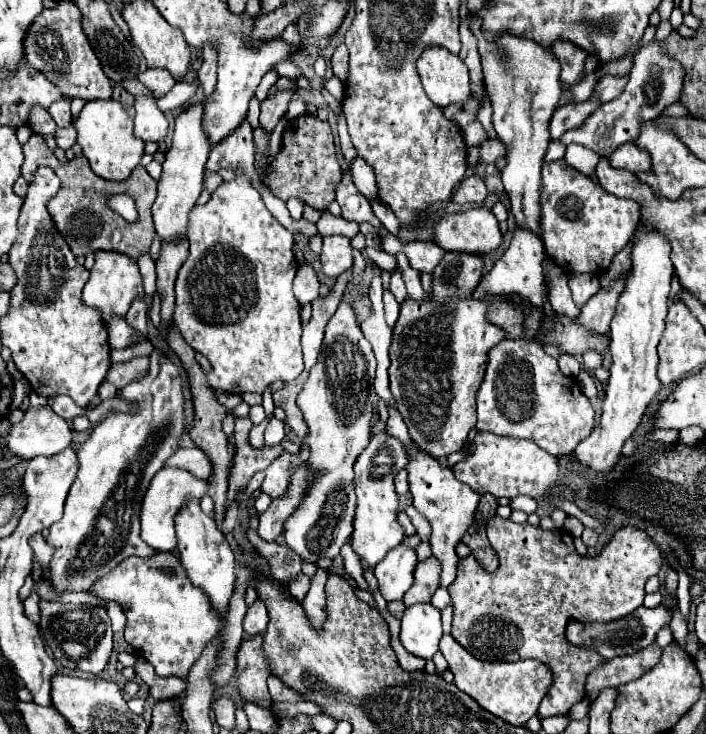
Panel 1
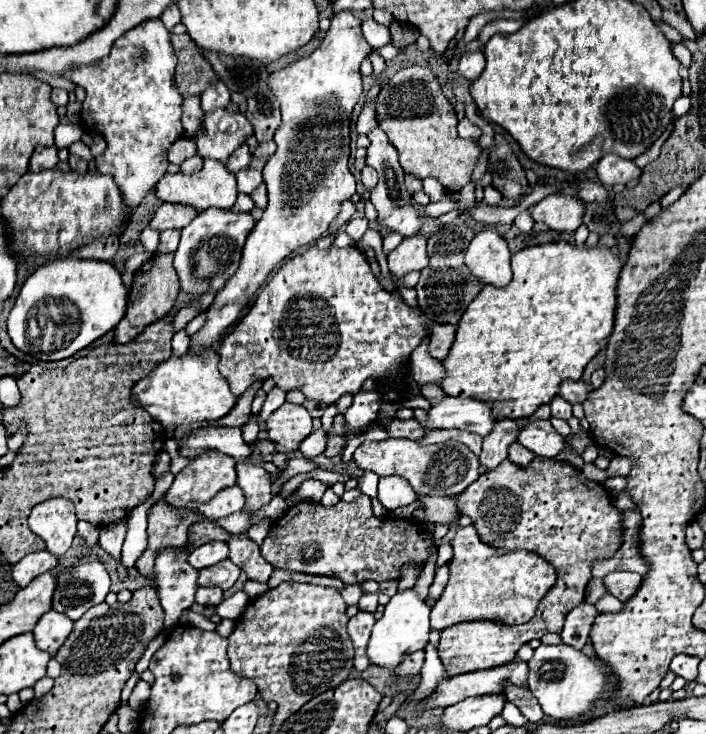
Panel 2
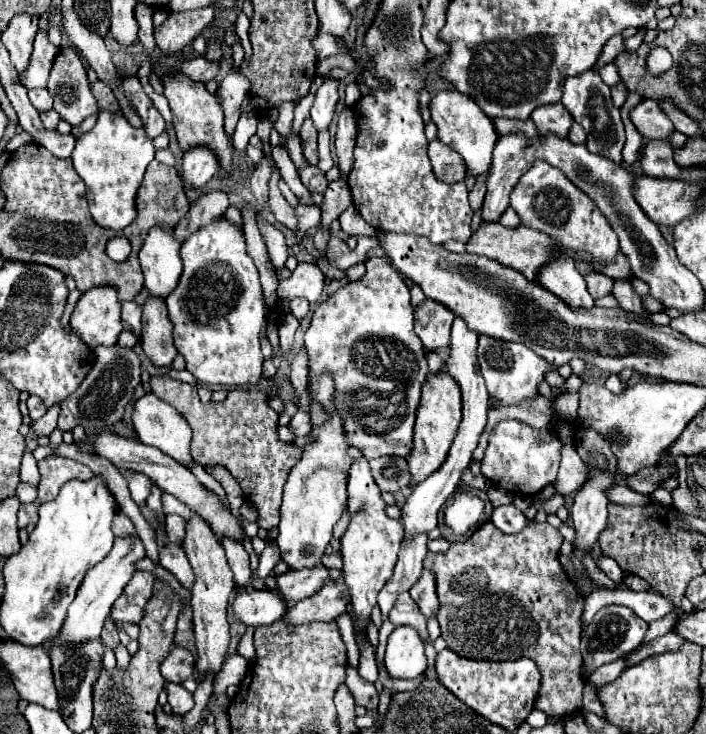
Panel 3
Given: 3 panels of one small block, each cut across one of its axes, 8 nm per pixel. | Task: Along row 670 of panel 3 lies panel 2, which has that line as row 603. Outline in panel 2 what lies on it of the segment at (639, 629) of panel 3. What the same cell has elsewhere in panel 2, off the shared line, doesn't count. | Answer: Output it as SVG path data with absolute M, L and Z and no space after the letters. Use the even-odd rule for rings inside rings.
M592 578L590 582L588 582L588 586L586 586L586 602L588 604L596 604L596 600L600 598L600 596L604 596L608 590L604 588L604 584L602 584L602 580L600 578Z

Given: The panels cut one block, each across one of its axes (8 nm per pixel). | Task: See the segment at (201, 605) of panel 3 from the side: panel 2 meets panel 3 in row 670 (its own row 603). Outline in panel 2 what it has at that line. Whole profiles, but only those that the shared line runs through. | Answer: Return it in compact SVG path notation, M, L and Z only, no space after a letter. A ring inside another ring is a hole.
M198 588L196 602L202 606L216 606L222 602L222 590L220 588Z

